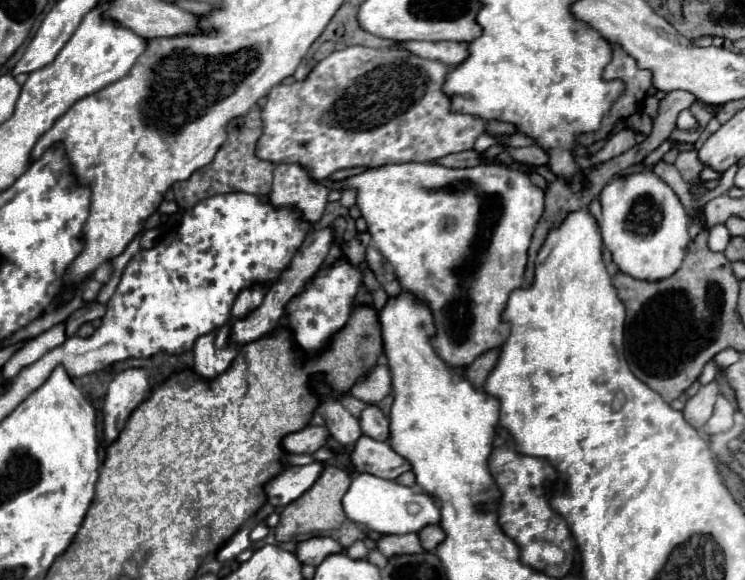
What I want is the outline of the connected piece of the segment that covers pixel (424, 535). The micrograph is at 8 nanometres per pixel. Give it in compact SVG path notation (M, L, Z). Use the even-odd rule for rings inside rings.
M430 525L430 527L424 527L420 533L420 543L426 551L434 551L438 547L438 543L444 541L444 531L440 525Z

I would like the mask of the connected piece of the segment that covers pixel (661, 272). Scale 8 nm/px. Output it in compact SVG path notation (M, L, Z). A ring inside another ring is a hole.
M638 171L614 179L602 189L600 203L604 217L600 221L602 241L622 273L634 279L660 281L670 277L682 265L690 243L690 219L680 199L654 171Z

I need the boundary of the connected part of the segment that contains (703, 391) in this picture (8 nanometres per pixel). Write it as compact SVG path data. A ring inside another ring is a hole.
M716 379L712 383L708 383L708 385L702 385L698 389L698 393L692 399L688 399L686 405L684 405L686 421L692 427L702 427L710 419L710 415L714 411L716 397L718 397L718 381Z

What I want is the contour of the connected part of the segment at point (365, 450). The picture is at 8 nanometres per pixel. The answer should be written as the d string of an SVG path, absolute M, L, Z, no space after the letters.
M362 435L354 443L348 459L358 473L370 473L382 479L396 479L404 471L410 471L410 463L394 453L386 441L376 441L368 435Z

